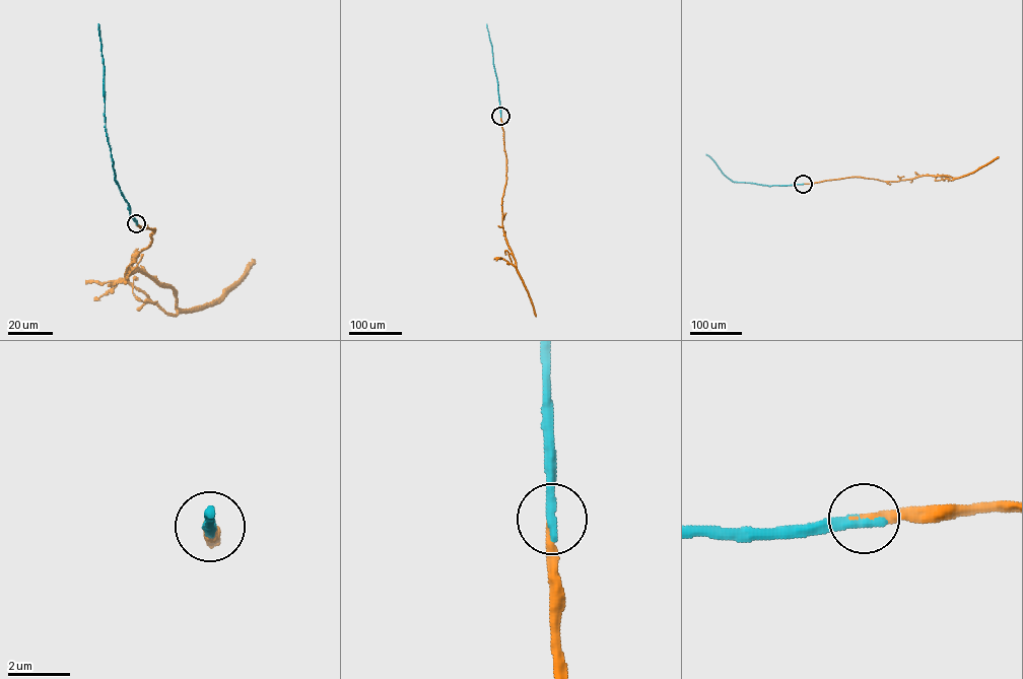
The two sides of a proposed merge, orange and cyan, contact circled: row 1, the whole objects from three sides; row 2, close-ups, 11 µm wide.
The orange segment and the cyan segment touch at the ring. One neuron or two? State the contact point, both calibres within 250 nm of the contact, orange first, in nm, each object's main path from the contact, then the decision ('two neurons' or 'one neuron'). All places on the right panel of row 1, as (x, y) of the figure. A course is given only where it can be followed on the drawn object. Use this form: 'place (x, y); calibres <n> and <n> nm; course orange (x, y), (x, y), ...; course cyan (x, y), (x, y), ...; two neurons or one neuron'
place (803, 184); calibres 280 and 380 nm; course orange (803, 184), (856, 177), (897, 182), (922, 176), (955, 178), (973, 172), (998, 156); course cyan (803, 184), (769, 186), (733, 182), (706, 154); one neuron

